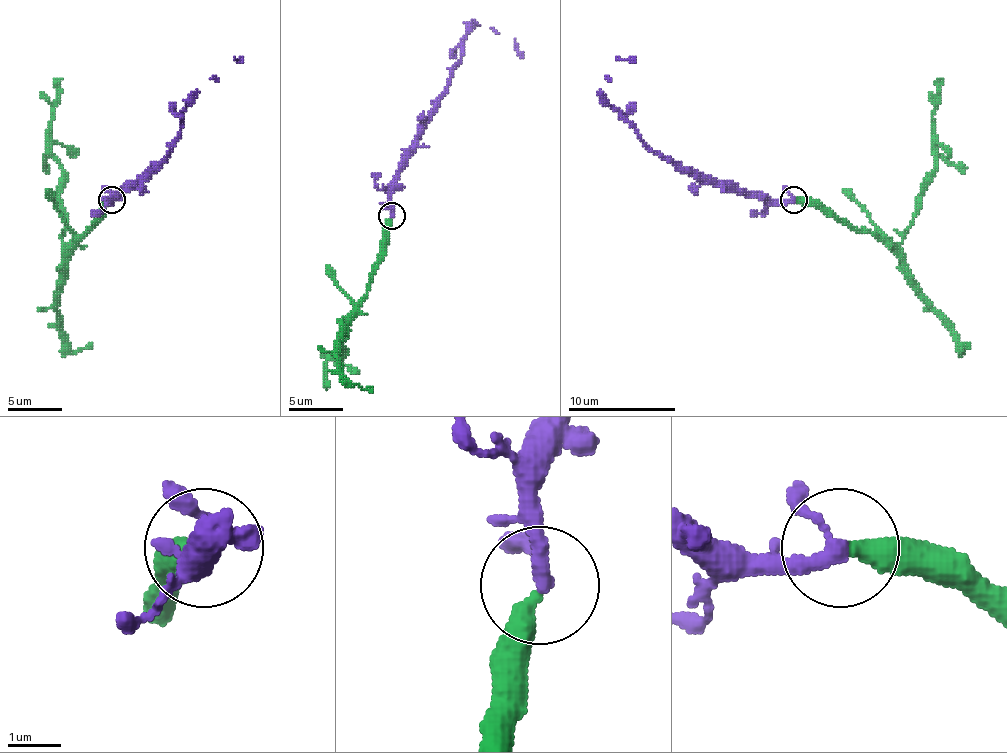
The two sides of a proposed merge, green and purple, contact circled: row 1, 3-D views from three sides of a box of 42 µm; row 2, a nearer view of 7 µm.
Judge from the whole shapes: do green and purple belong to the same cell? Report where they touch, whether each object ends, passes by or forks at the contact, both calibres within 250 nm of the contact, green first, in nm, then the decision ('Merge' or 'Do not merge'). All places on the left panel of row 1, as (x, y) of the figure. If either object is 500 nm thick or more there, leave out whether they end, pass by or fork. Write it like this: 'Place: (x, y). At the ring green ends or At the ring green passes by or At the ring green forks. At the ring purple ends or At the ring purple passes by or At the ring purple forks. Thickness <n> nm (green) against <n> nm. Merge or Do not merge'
Place: (111, 199). At the ring green ends. At the ring purple passes by. Thickness 400 nm (green) against 240 nm. Merge

